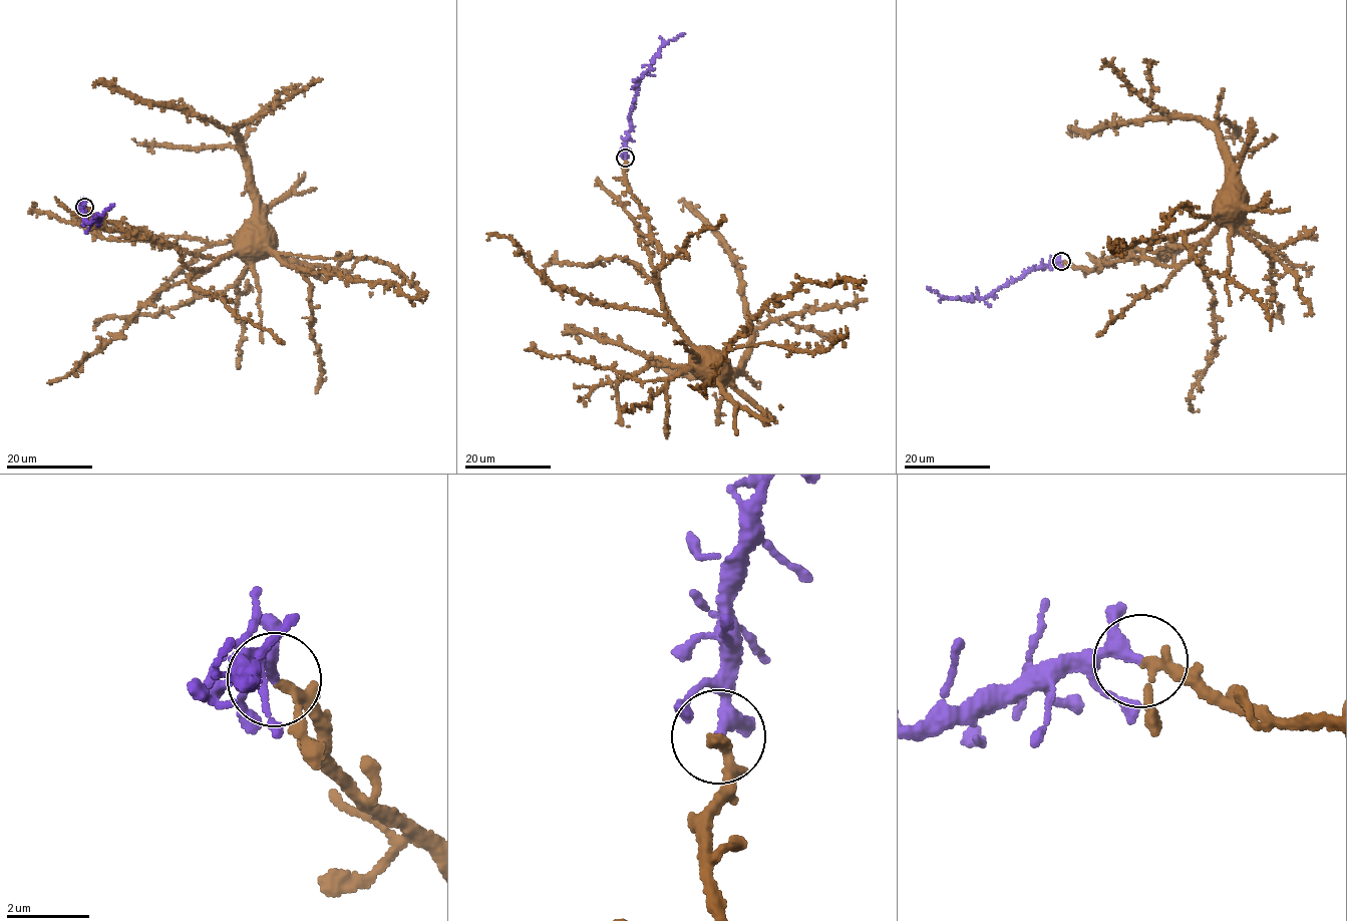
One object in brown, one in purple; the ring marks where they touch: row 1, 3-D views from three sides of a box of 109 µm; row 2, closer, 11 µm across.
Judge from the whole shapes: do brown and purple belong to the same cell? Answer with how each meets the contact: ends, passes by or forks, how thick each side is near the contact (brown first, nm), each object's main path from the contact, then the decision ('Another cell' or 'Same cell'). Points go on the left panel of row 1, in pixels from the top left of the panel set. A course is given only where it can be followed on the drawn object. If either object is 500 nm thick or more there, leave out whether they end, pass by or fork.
At the ring brown passes by. At the ring purple passes by. Thickness 150 nm (brown) against 240 nm. Course of brown: (84, 207), (203, 271), (237, 249), (255, 208), (232, 132), (93, 87). Course of purple: (84, 206), (80, 203), (81, 212), (88, 223), (114, 205). Same cell

